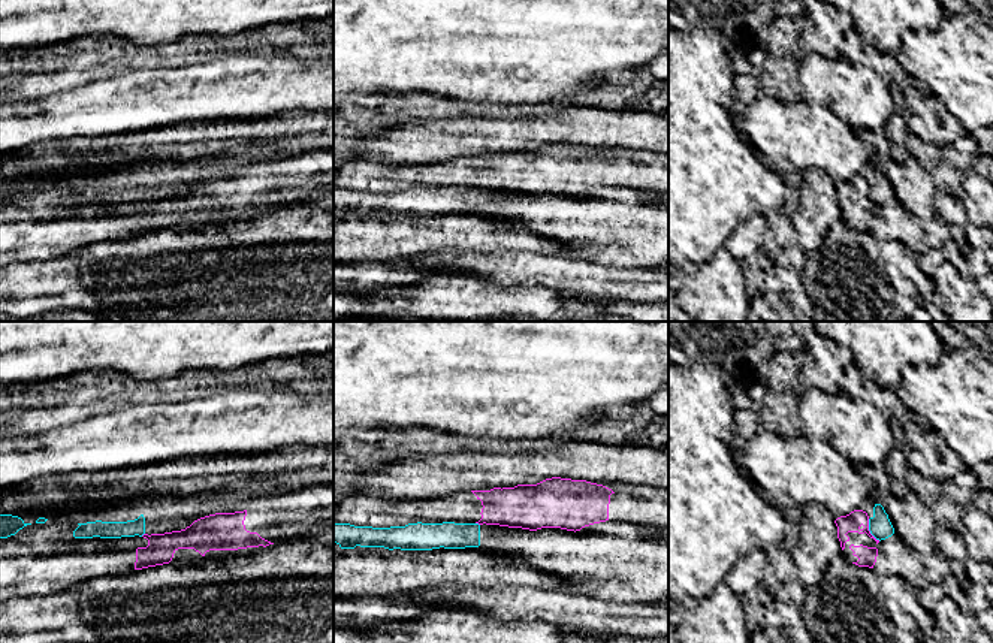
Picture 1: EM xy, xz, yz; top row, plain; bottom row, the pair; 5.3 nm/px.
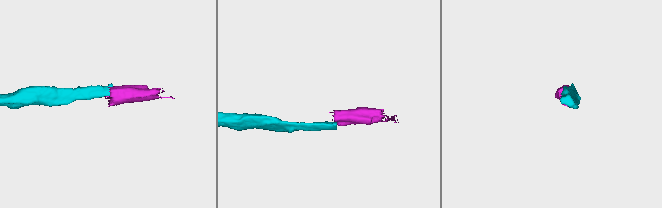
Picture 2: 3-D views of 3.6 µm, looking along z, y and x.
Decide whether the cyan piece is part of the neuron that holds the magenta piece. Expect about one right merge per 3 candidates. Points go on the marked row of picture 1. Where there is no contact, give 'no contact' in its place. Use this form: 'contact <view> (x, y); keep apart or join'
contact yz (869, 531); keep apart

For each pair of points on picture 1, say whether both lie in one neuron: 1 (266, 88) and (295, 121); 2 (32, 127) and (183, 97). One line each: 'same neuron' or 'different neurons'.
1: different neurons
2: same neuron

